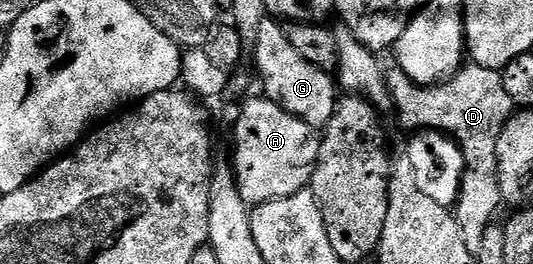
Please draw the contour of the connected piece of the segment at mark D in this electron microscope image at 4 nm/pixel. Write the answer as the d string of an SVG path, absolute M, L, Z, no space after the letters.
M465 63L443 84L415 84L399 66L386 76L388 93L392 95L394 112L409 130L432 128L444 132L455 140L464 155L464 179L454 215L460 224L464 240L470 246L478 246L482 234L493 223L495 214L502 208L498 190L498 138L514 111L510 94L502 86L500 72L495 68Z

